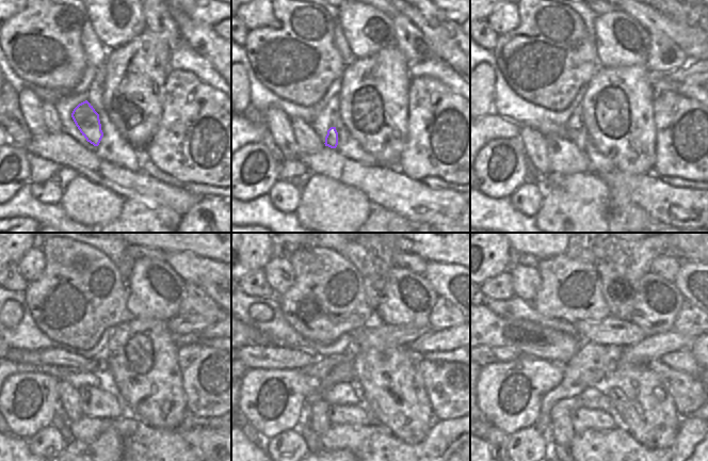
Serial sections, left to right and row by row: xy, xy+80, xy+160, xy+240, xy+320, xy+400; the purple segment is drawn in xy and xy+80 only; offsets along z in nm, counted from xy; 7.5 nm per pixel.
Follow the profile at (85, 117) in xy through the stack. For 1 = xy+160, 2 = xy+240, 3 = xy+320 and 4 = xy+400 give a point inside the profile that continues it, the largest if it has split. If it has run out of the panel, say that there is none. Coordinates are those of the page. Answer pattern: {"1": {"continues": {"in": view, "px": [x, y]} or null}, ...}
{"1": {"continues": {"in": "xy+160", "px": [573, 134]}}, "2": {"continues": {"in": "xy+240", "px": [44, 356]}}, "3": {"continues": {"in": "xy+320", "px": [253, 355]}}, "4": {"continues": {"in": "xy+400", "px": [492, 354]}}}

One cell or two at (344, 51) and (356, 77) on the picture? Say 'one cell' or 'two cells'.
two cells

